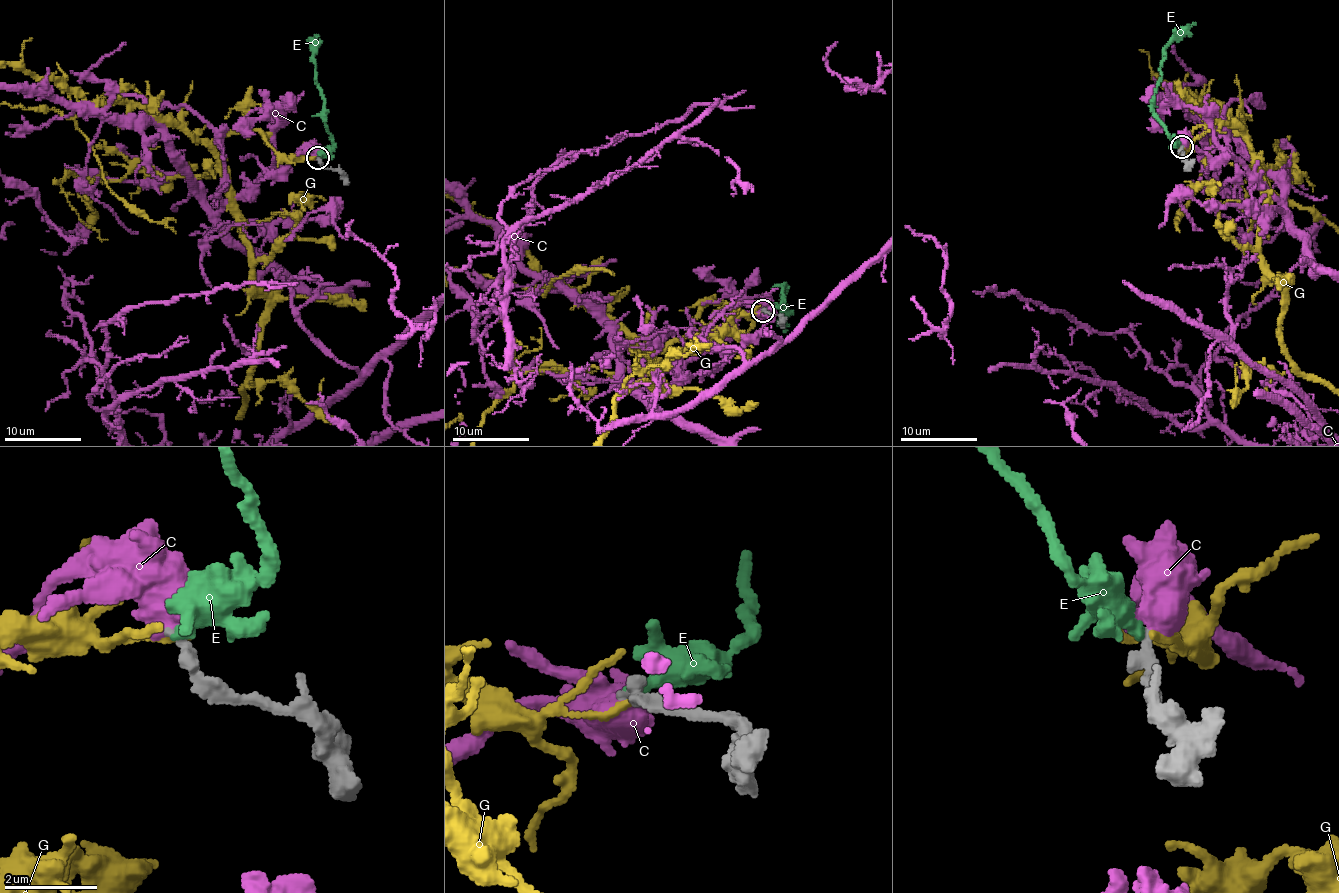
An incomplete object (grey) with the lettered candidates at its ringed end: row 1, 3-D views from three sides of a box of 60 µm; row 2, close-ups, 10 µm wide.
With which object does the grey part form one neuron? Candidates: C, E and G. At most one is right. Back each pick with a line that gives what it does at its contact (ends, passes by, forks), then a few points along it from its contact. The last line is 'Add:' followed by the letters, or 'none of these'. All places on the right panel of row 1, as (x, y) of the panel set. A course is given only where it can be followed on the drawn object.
Add: none of these

